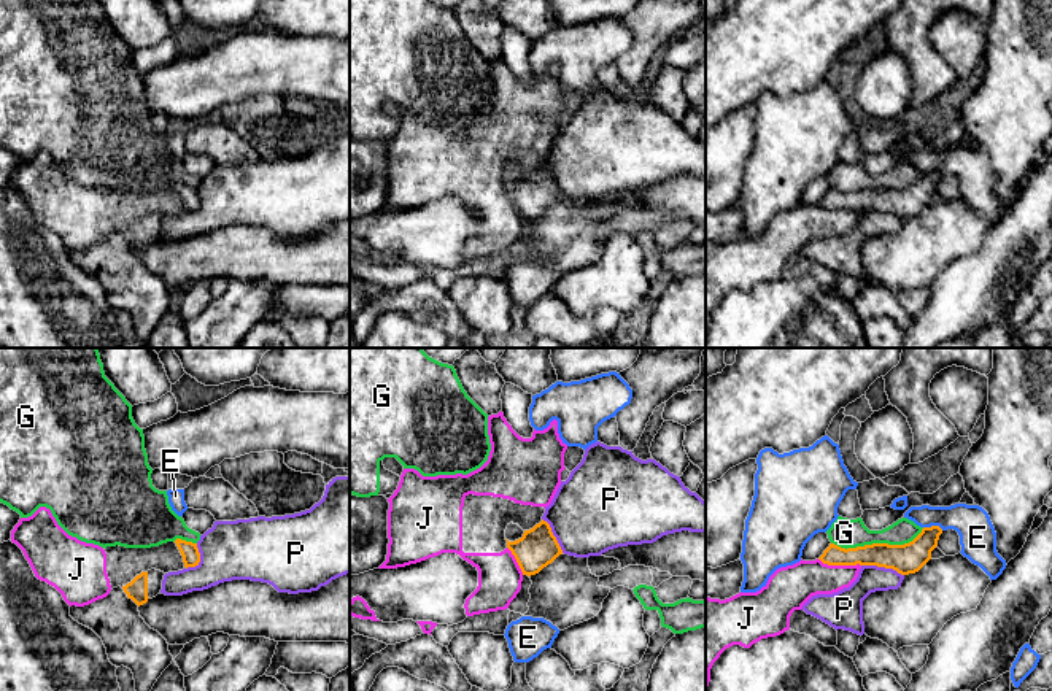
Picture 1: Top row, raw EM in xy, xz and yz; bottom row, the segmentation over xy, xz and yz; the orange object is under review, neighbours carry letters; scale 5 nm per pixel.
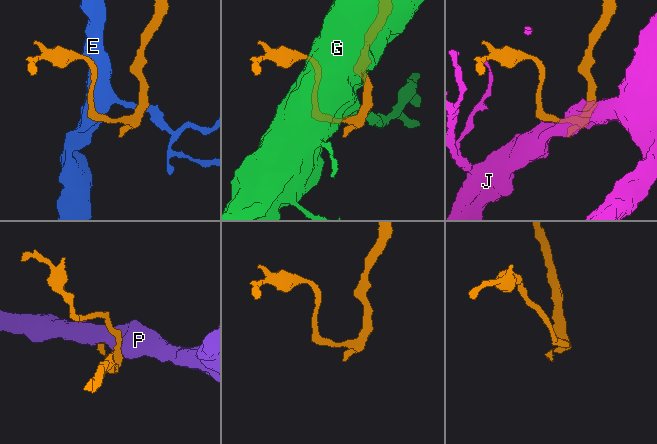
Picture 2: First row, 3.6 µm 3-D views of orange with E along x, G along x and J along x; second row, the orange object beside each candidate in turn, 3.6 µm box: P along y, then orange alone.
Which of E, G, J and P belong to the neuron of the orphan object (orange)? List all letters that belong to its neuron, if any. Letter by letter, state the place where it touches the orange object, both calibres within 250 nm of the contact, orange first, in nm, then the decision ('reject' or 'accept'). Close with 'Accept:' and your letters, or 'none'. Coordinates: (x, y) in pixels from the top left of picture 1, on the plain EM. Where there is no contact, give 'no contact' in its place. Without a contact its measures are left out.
E: meets orange in yz at (933, 170); 160 nm thick on the orange side, 190 nm on the other; reject
G: meets orange in yz at (877, 188); 160 nm thick on the orange side, 150 nm on the other; reject
J: meets orange in yz at (839, 208); 130 nm thick on the orange side, 200 nm on the other; reject
P: meets orange in yz at (882, 210); 160 nm thick on the orange side, 140 nm on the other; reject
Accept: none

